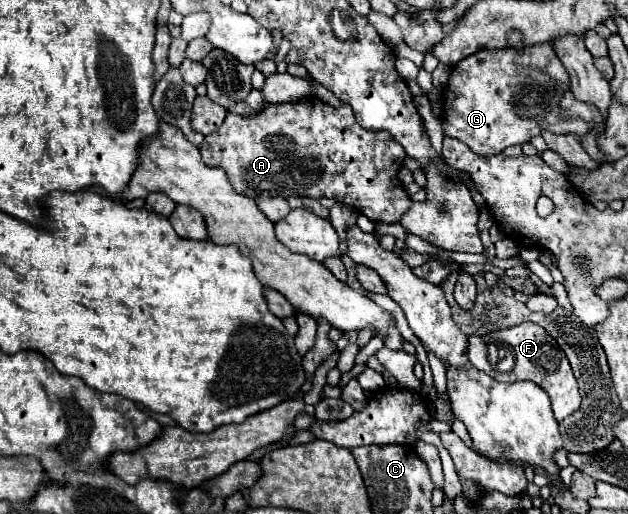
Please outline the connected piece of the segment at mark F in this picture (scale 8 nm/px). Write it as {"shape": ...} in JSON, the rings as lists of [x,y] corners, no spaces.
{"shape":[[[522,323],[510,329],[492,331],[488,335],[470,335],[468,357],[470,363],[494,377],[496,381],[532,381],[540,385],[552,401],[552,411],[558,421],[566,419],[580,407],[580,393],[572,375],[570,363],[560,345],[536,323]]]}

